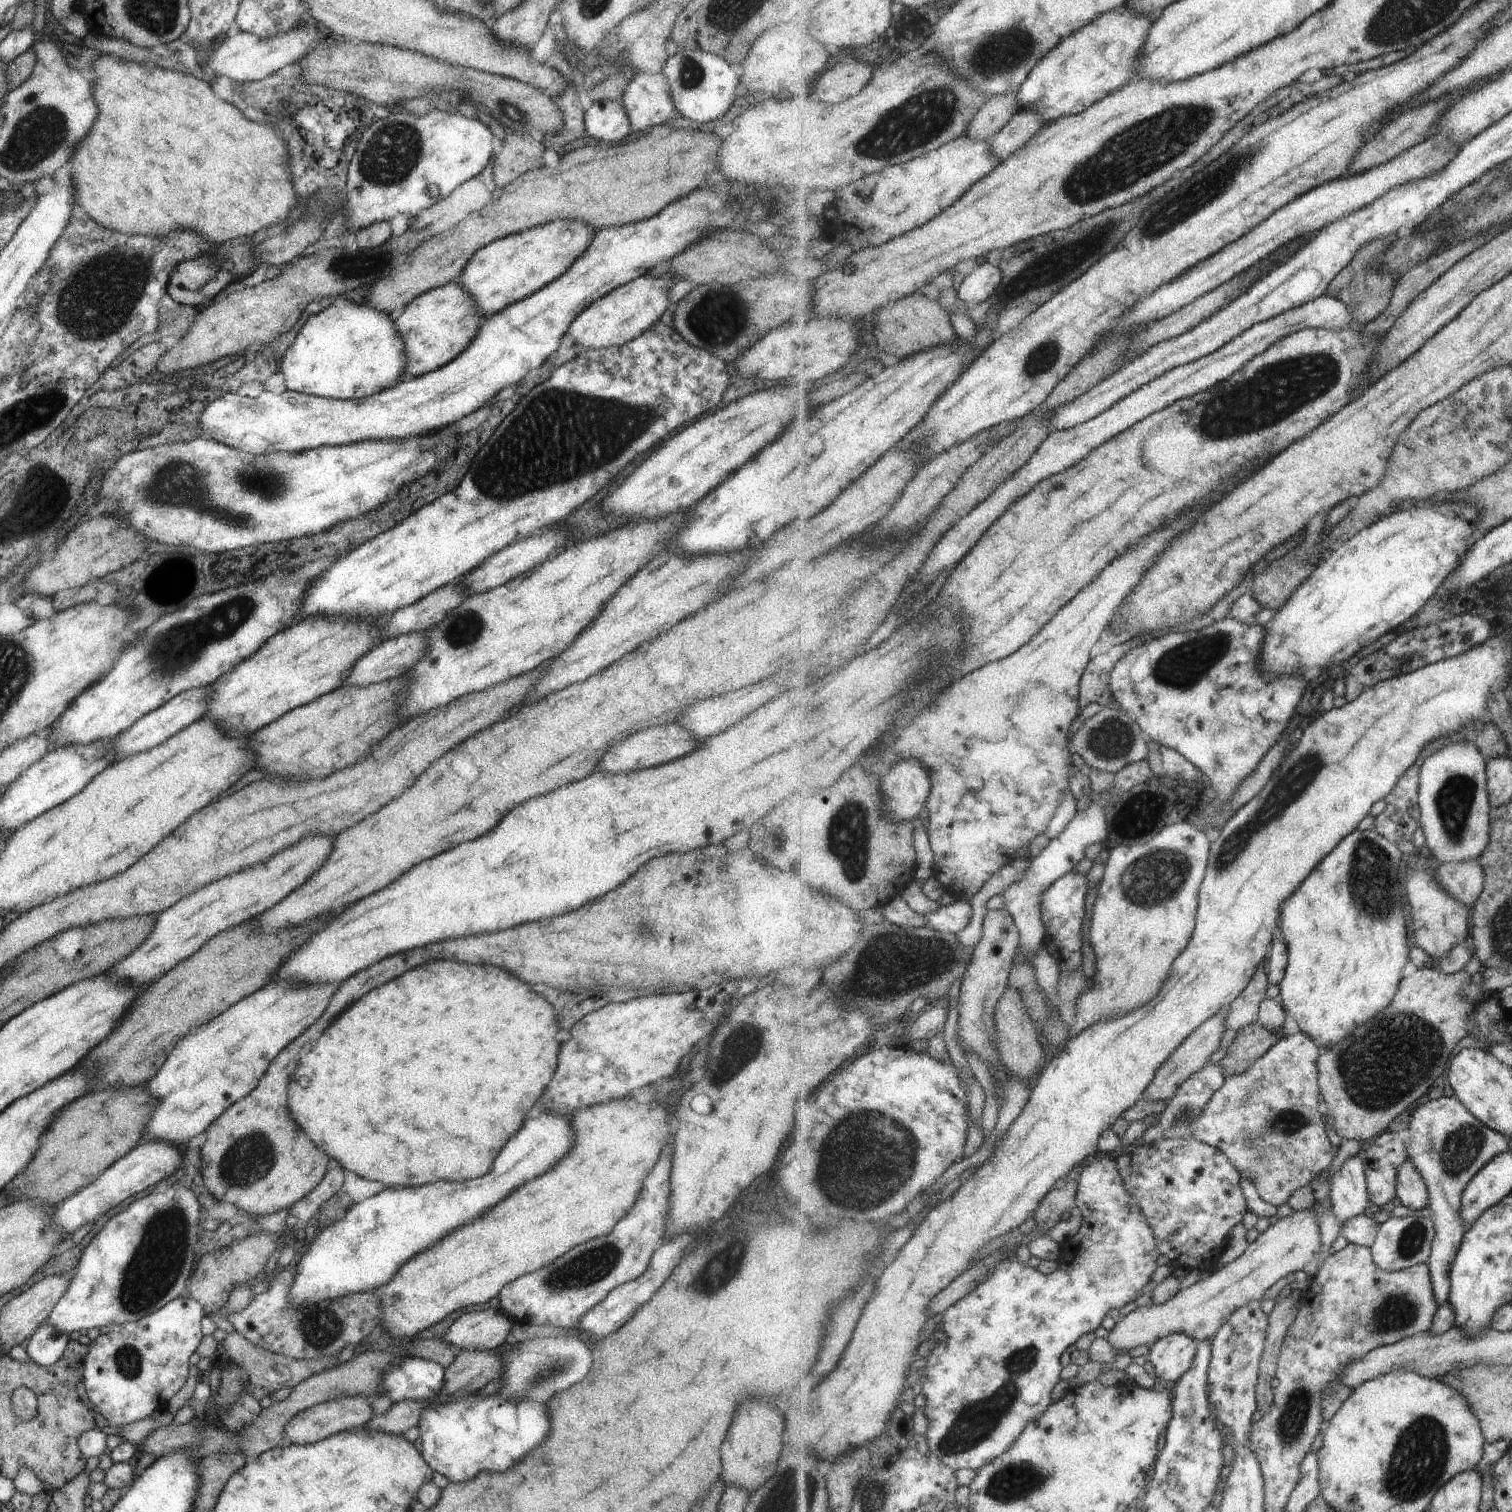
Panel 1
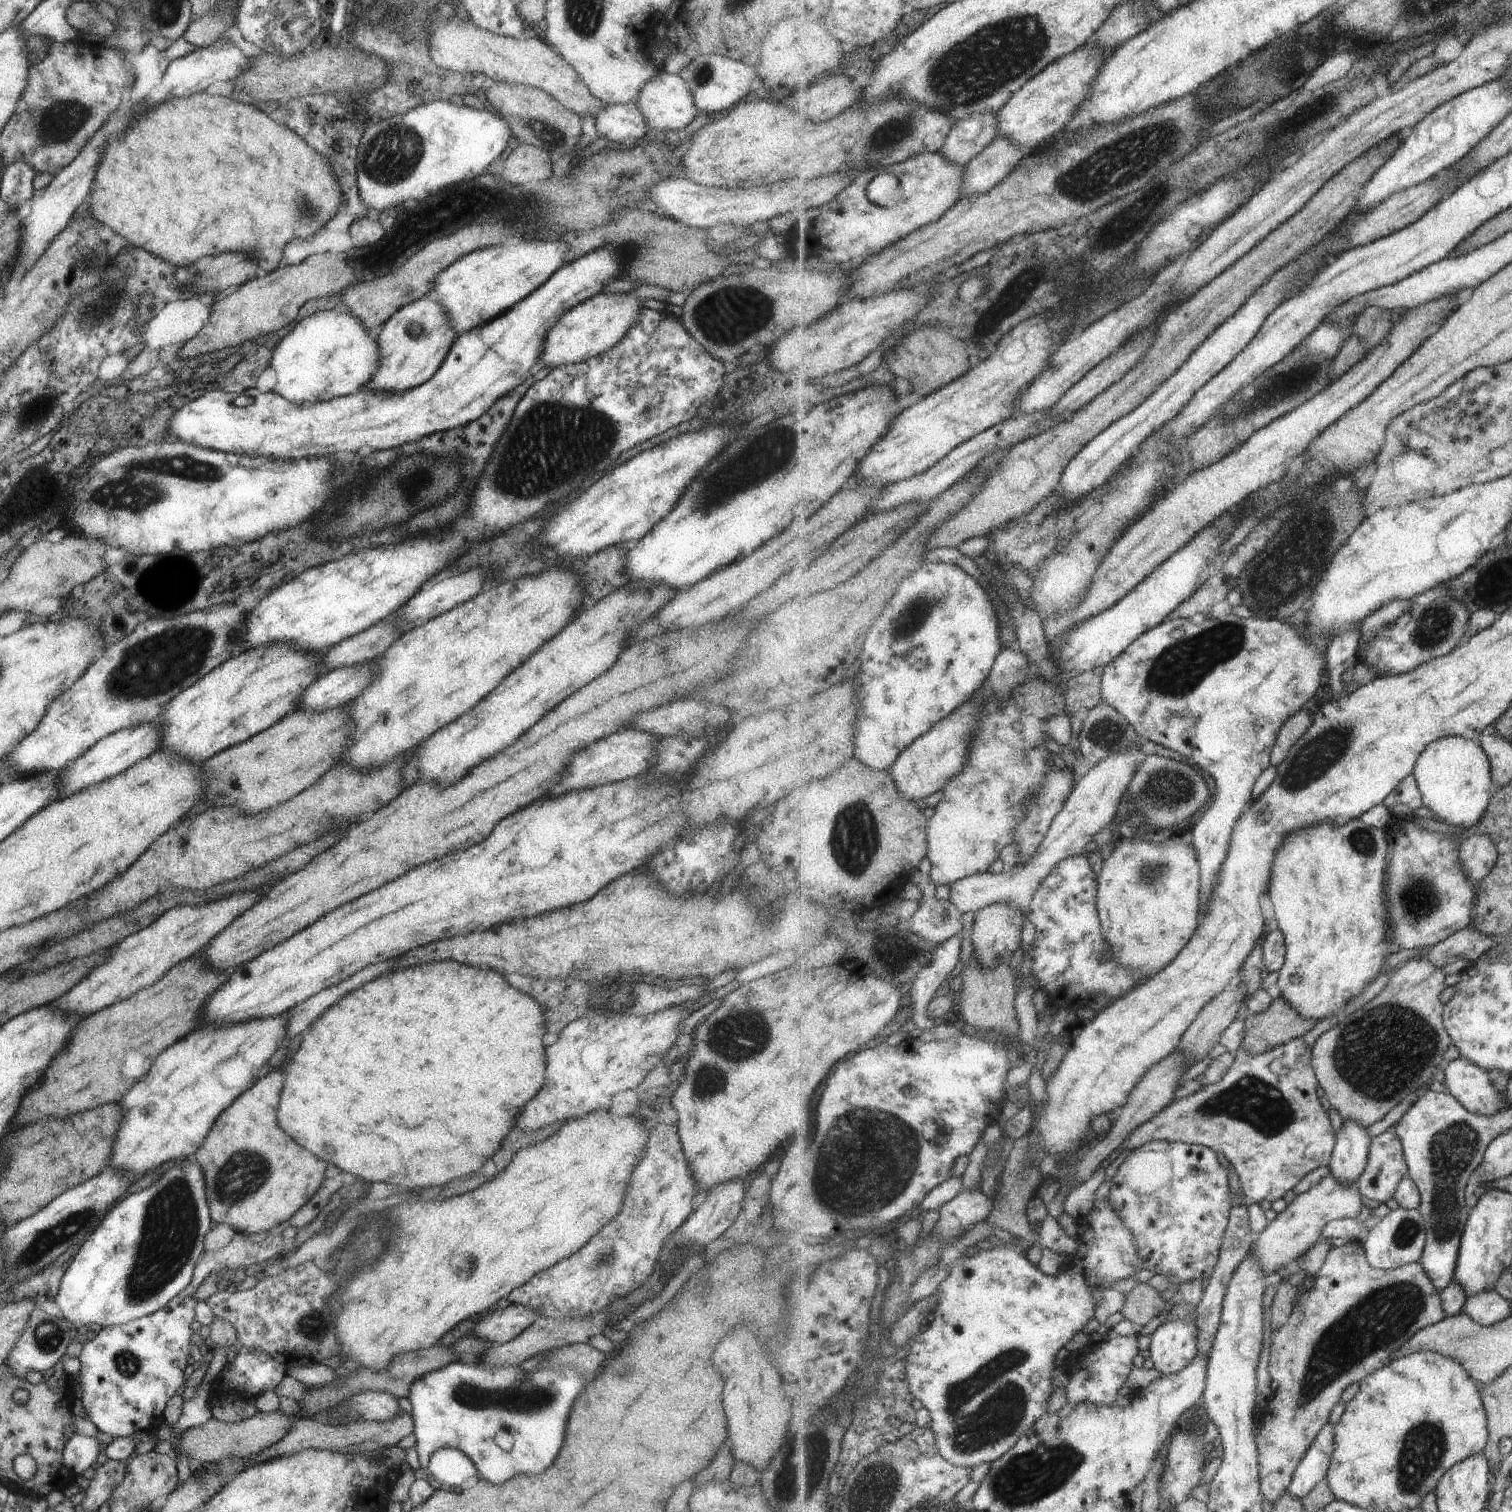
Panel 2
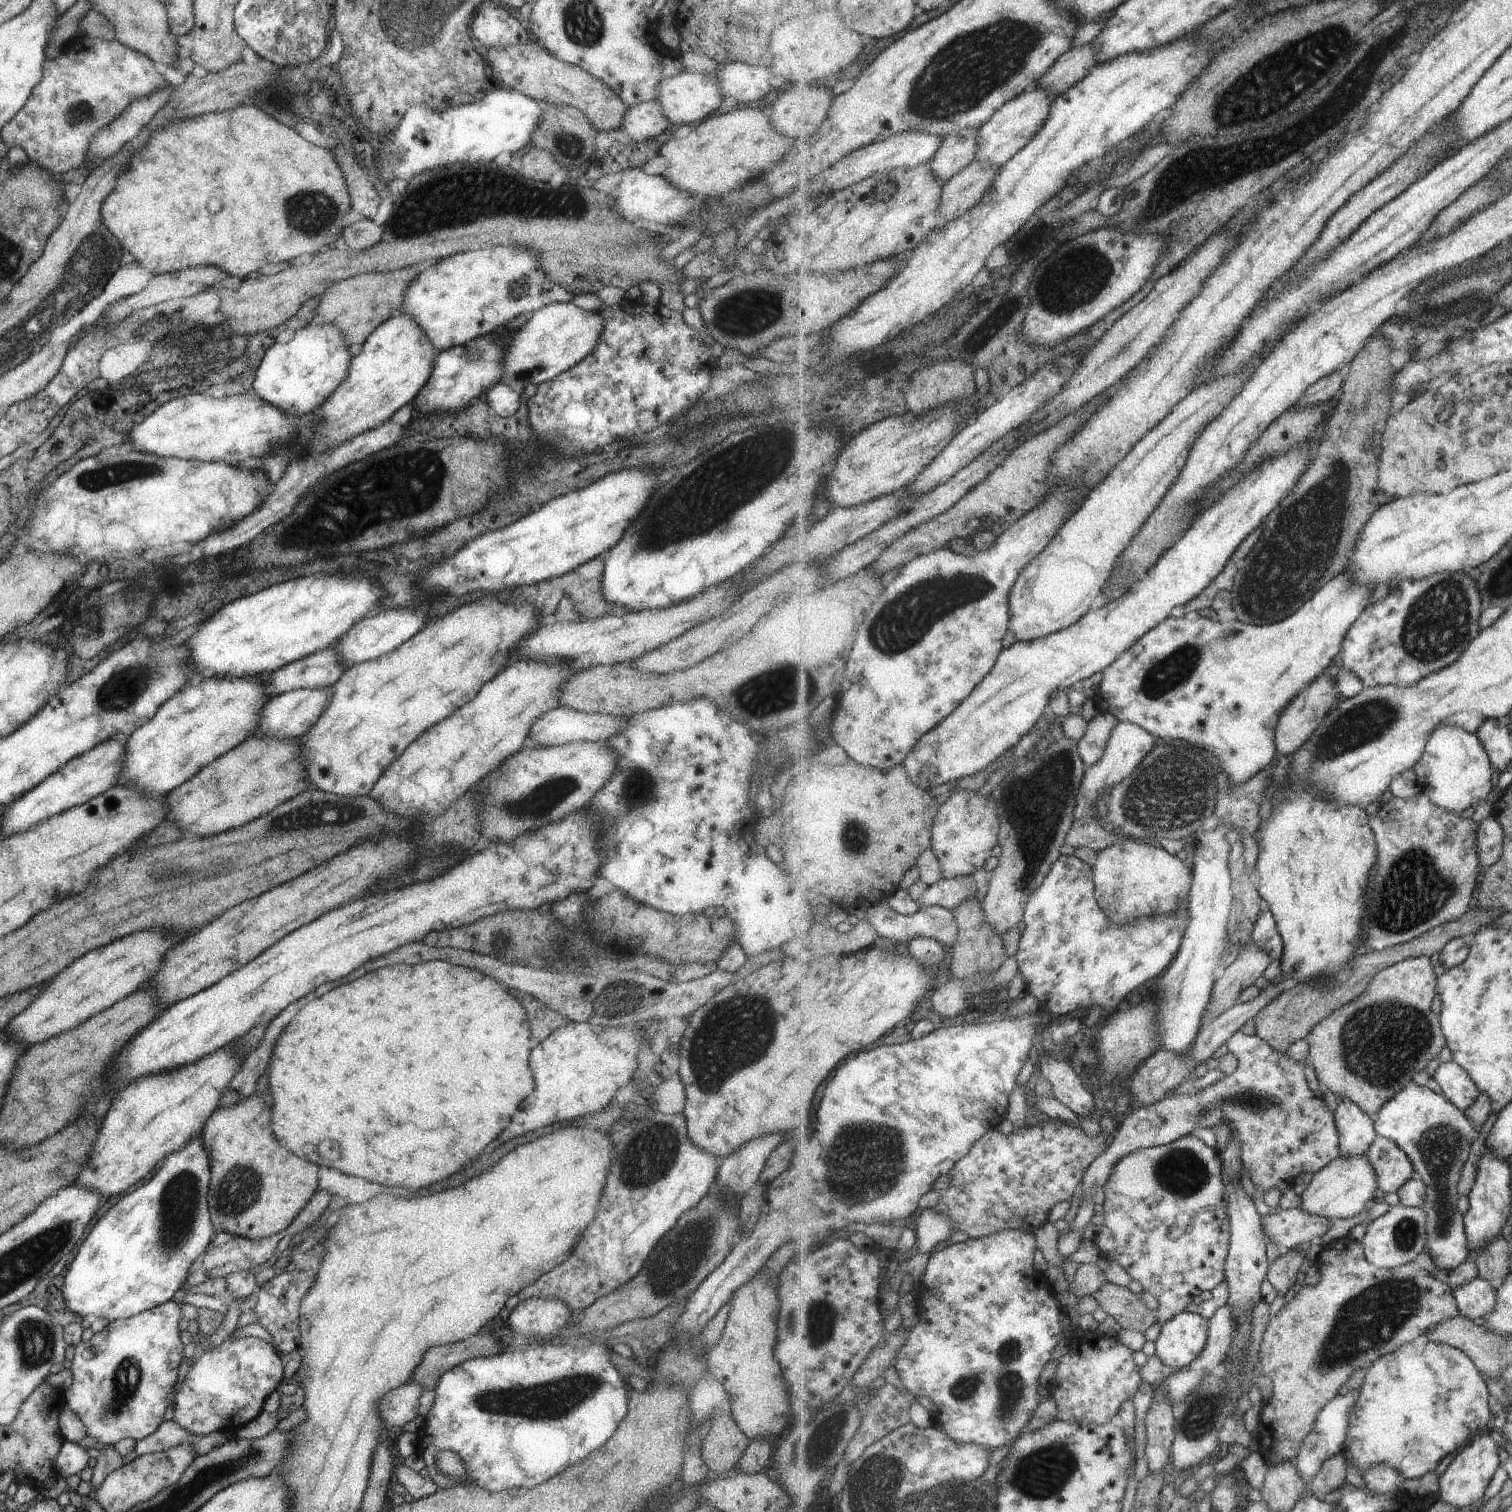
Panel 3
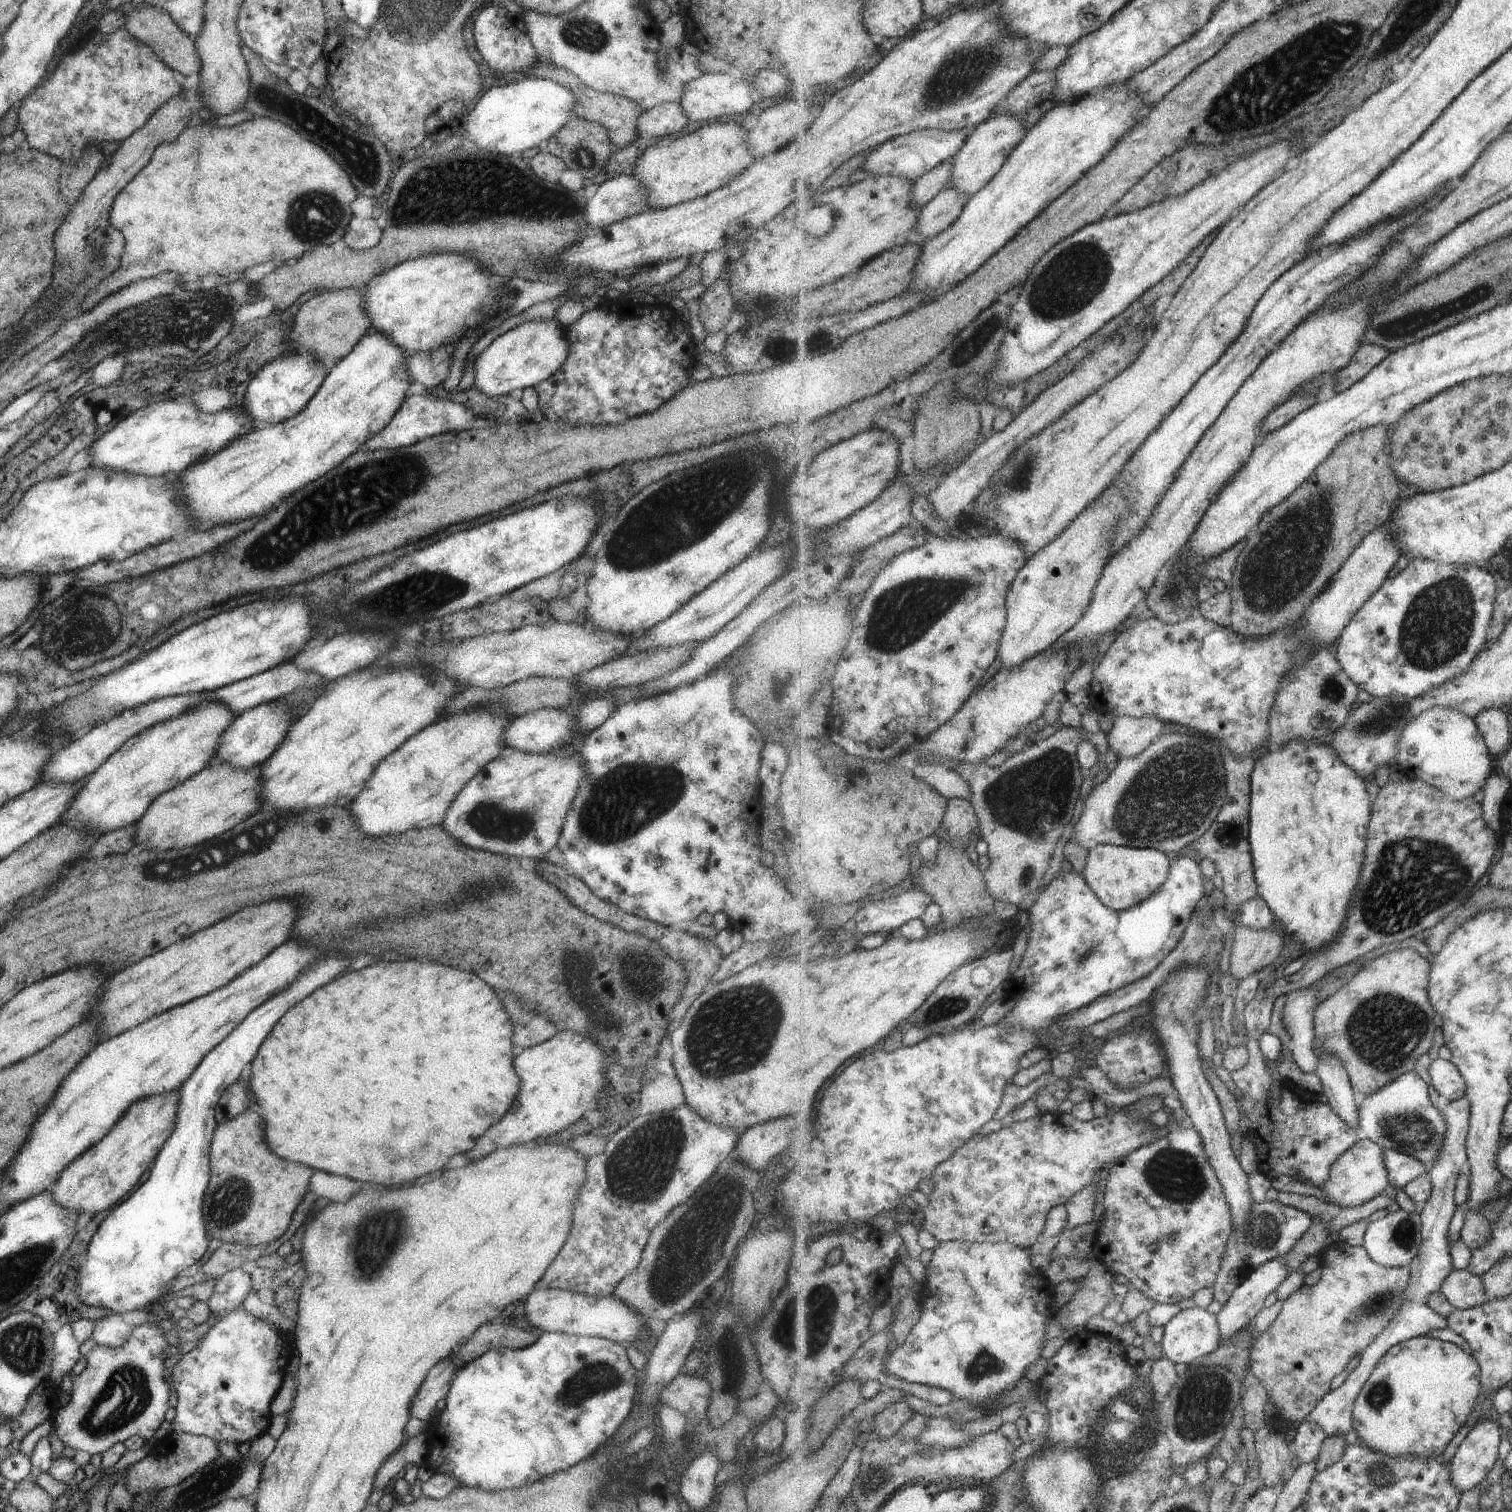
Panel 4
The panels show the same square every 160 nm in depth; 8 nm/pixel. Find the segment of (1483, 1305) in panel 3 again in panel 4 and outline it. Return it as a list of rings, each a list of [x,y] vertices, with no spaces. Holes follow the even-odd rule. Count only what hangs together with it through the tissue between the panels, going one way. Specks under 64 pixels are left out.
[[[1453,1268],[1444,1280],[1441,1292],[1456,1309],[1462,1311],[1482,1307],[1489,1301],[1483,1277],[1467,1269]]]

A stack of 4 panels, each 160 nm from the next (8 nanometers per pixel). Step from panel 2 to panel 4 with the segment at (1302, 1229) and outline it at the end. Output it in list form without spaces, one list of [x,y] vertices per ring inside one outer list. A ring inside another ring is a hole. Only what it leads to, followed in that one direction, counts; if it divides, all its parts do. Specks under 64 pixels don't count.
[[[1362,1138],[1332,1164],[1328,1181],[1315,1193],[1317,1196],[1325,1193],[1326,1198],[1338,1207],[1355,1208],[1383,1194],[1389,1184],[1384,1148],[1369,1138]]]

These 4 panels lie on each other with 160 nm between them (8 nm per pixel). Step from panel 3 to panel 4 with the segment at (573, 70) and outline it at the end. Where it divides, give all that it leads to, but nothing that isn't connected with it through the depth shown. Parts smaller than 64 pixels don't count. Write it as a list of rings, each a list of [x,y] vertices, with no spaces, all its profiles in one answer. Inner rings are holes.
[[[537,60],[534,64],[527,66],[525,70],[521,70],[518,75],[522,78],[547,79],[567,87],[571,91],[571,94],[576,98],[576,103],[572,110],[573,116],[603,126],[614,149],[626,147],[629,142],[640,135],[636,127],[636,120],[638,119],[639,113],[642,113],[643,111],[636,102],[633,102],[628,98],[593,90],[592,88],[585,86],[572,72],[561,69],[545,60]]]

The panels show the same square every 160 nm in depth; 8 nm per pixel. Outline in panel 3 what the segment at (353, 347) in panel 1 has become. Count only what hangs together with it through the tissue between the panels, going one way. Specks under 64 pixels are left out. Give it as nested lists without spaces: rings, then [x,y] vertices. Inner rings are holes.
[[[313,320],[295,330],[289,342],[277,341],[267,347],[254,372],[251,390],[288,415],[311,413],[346,377],[353,353],[335,325]]]

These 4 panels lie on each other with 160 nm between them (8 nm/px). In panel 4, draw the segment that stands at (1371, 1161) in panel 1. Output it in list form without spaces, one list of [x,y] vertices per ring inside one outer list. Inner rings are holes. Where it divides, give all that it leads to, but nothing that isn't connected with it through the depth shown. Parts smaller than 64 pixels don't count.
[[[1384,1149],[1386,1167],[1390,1174],[1390,1184],[1397,1190],[1404,1189],[1411,1181],[1427,1175],[1429,1167],[1423,1161],[1404,1151]]]

